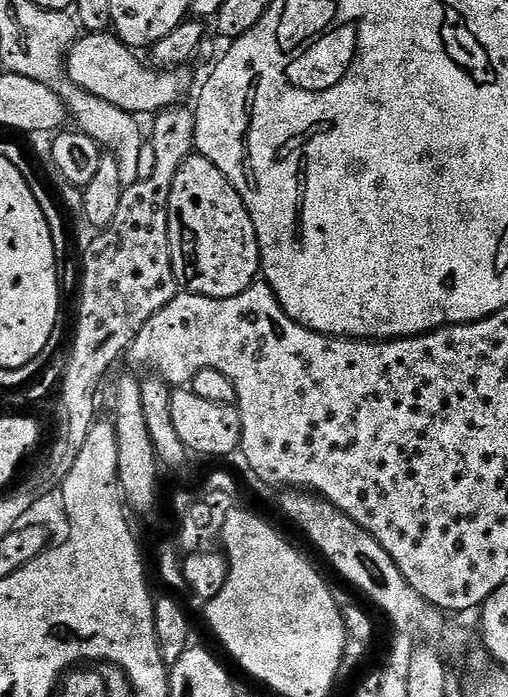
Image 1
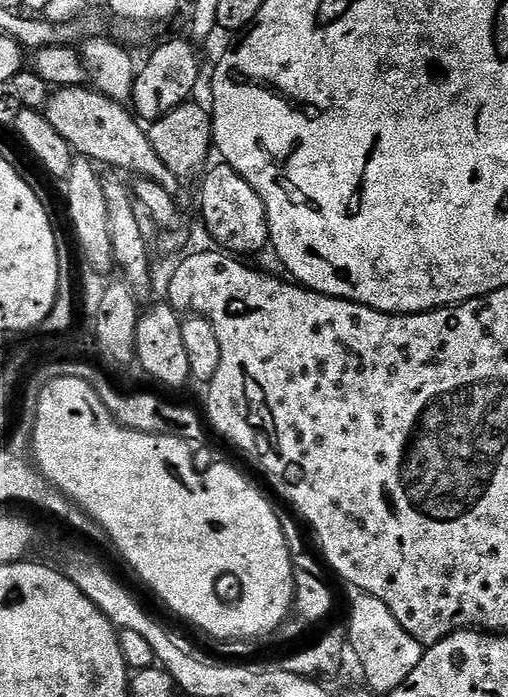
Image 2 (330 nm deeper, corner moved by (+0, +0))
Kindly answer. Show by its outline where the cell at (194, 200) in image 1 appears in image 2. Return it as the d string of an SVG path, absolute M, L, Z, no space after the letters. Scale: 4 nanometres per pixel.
M217 163L217 168L207 169L208 177L200 188L200 212L208 232L217 240L219 247L229 254L260 252L269 247L268 219L262 198L254 194L254 186L246 182L226 163Z

